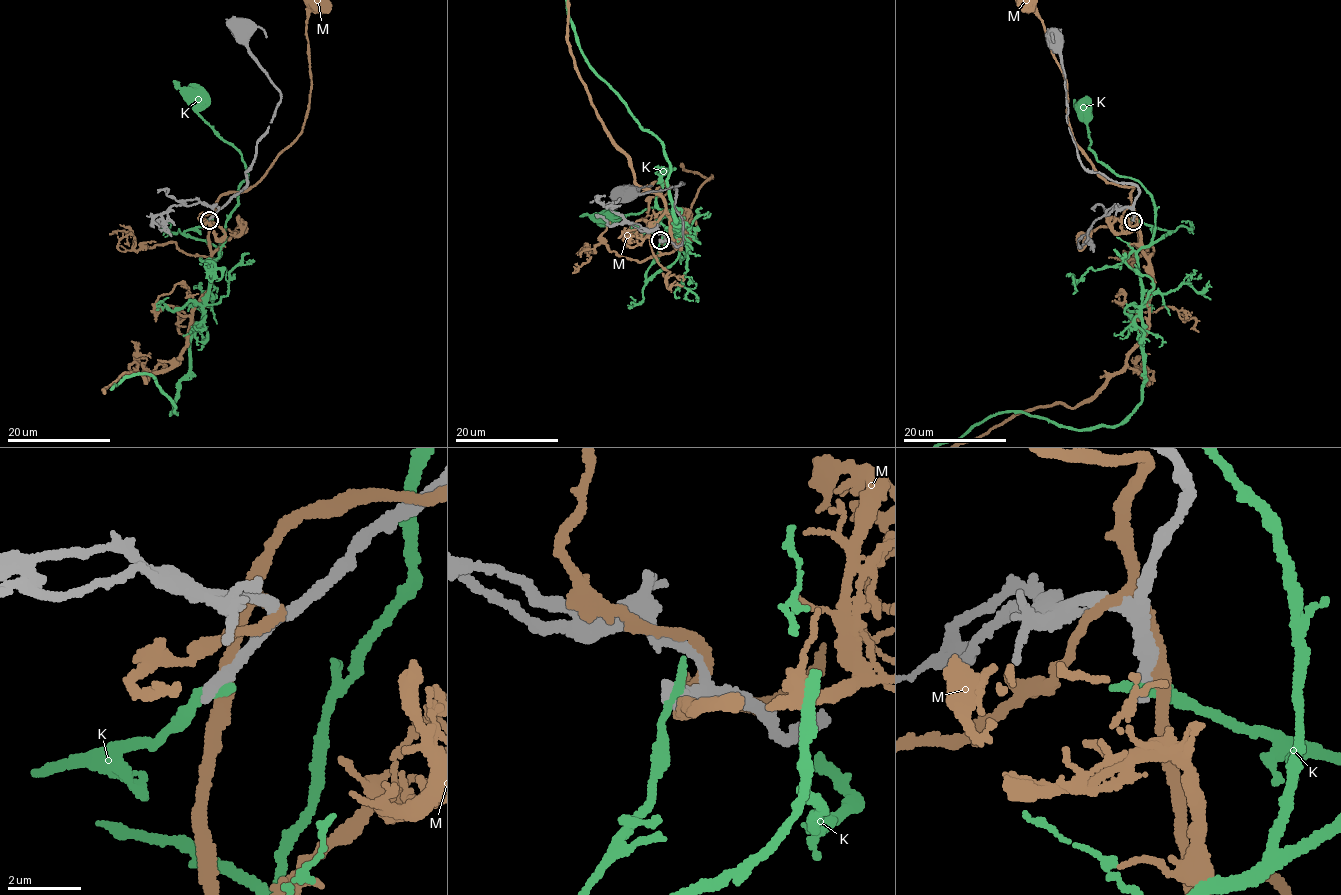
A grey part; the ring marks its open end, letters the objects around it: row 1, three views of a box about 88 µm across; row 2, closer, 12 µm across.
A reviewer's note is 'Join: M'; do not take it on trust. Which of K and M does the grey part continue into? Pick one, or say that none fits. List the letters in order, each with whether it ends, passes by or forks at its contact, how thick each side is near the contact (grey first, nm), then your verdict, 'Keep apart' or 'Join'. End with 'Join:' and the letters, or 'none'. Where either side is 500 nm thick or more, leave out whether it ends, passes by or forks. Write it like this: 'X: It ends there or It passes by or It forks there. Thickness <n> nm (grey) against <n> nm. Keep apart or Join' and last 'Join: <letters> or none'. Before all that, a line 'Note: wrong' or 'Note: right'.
Note: wrong
K: It ends there. Thickness 440 nm (grey) against 320 nm. Keep apart
M: It passes by. Thickness 360 nm (grey) against 380 nm. Keep apart
Join: none

